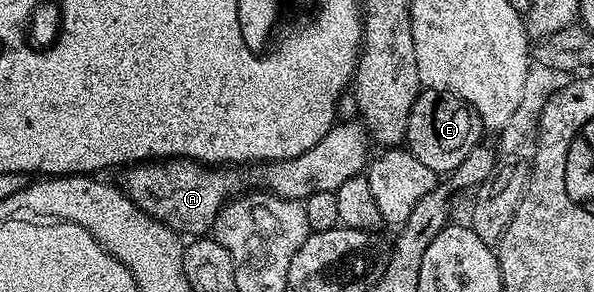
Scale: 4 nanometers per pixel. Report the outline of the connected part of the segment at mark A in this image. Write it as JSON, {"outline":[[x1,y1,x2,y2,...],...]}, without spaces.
{"outline":[[361,120,344,121,335,123,328,135,324,135,324,139,312,147,312,151,304,151,304,155,287,161,254,163,241,169,207,167,198,161,185,159,159,159,123,168,120,188,145,213,164,222,175,233,206,235,211,232,221,209,243,192,242,185,265,187,275,197,303,202,308,195,316,195,316,191,336,193,348,179,359,176,367,168,371,156,368,134]]}

